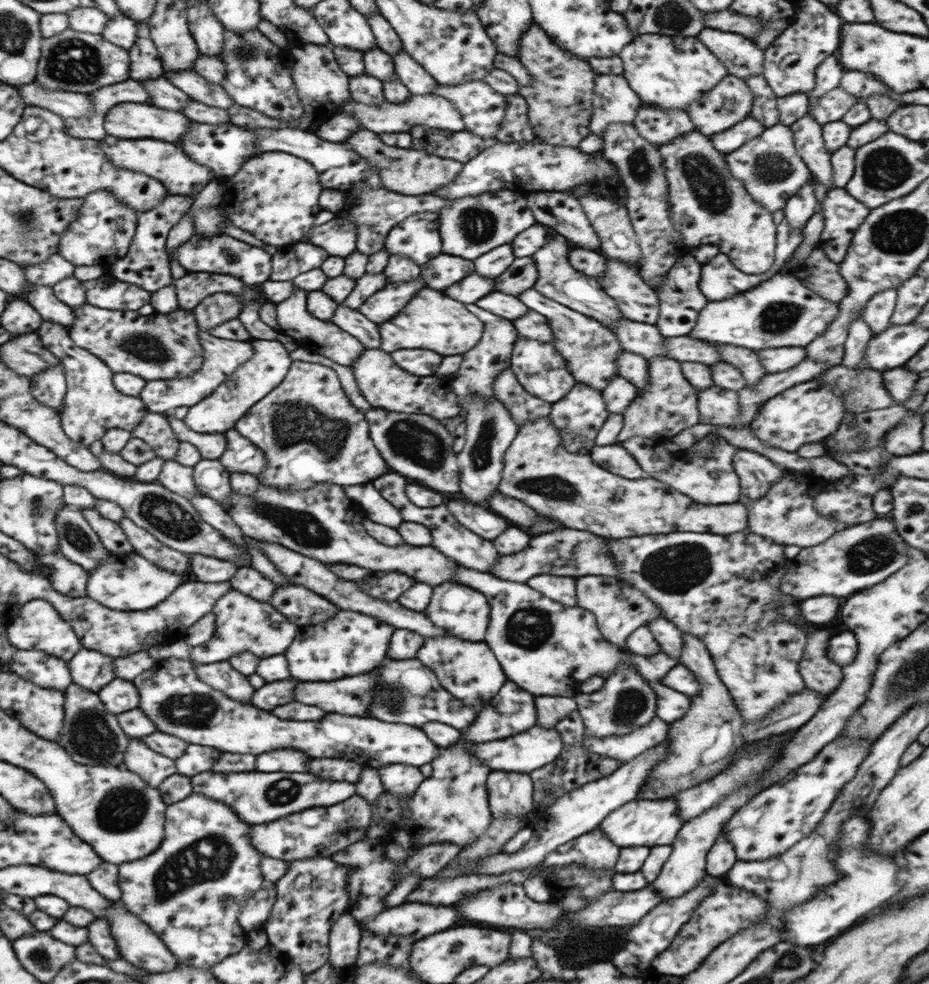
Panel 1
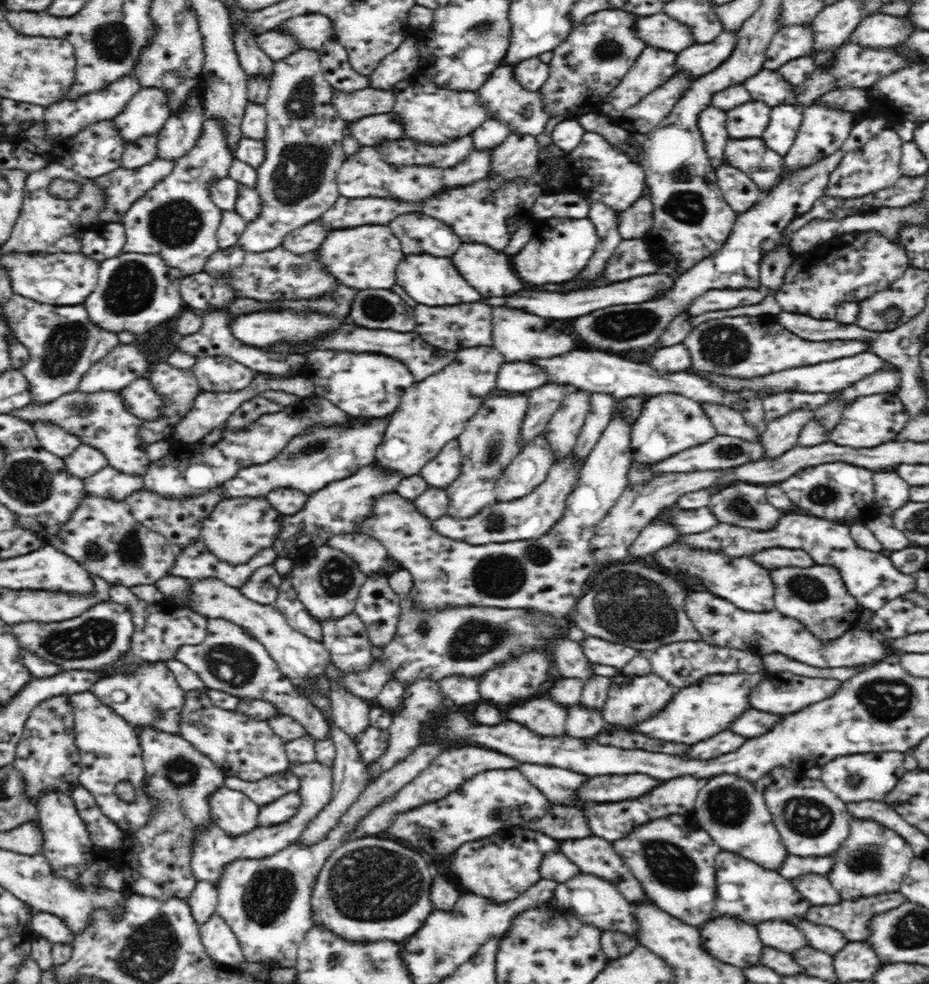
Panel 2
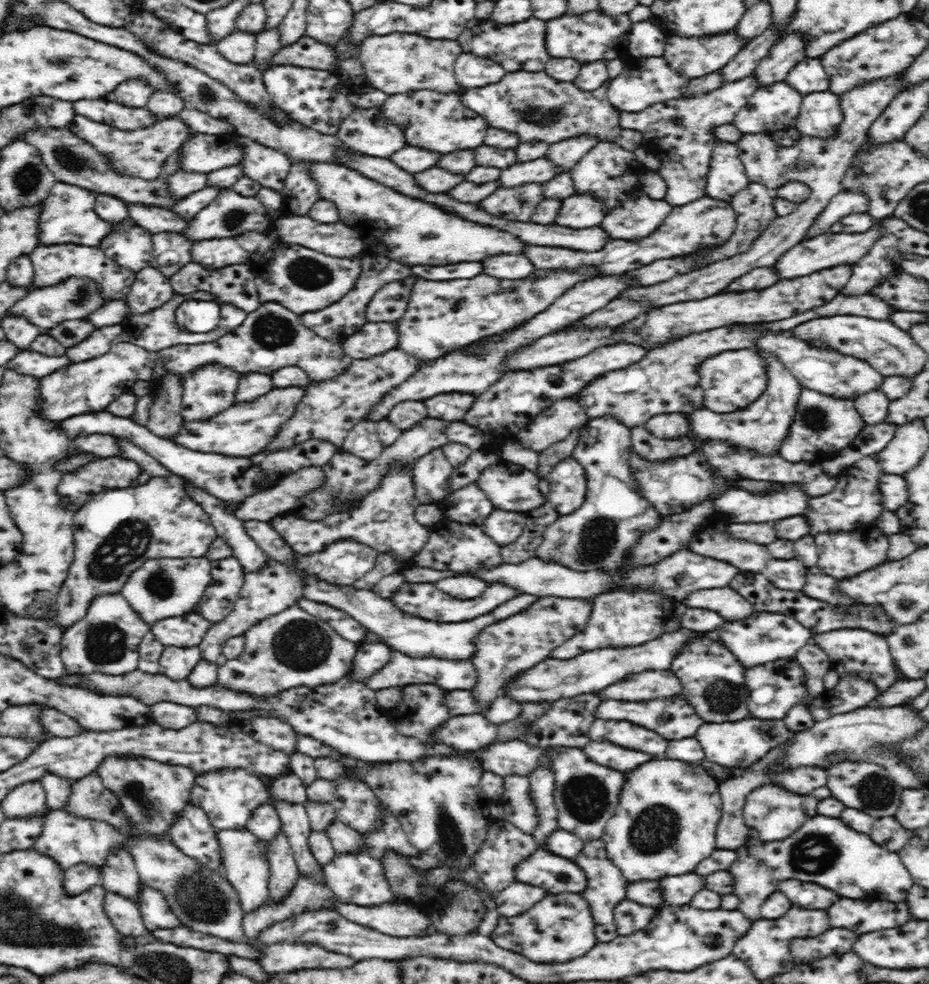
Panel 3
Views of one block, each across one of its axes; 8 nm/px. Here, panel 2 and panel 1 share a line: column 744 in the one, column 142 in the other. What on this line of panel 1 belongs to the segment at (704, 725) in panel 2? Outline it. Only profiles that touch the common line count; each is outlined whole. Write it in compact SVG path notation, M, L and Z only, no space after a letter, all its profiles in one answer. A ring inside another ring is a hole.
M158 659L154 668L139 675L133 683L140 693L139 709L151 717L158 732L180 737L189 745L212 746L220 752L262 754L276 748L296 748L308 752L312 758L342 758L354 760L362 766L382 768L386 764L430 764L442 750L426 738L421 728L396 722L390 724L376 718L326 714L322 720L308 722L280 720L268 711L244 706L207 682L200 681L195 665L189 660Z

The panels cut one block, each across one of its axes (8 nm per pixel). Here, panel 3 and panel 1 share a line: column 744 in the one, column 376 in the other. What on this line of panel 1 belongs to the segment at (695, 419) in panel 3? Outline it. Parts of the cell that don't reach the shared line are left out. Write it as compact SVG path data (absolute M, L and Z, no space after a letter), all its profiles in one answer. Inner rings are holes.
M370 408L365 412L369 435L390 471L448 497L459 496L460 467L453 451L454 439L443 422L427 414L406 414Z

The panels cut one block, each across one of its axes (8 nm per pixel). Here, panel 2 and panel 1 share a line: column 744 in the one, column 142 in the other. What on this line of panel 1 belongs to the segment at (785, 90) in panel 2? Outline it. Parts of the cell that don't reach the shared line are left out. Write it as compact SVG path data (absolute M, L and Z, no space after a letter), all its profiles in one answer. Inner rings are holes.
M165 76L157 79L143 80L140 82L147 89L151 104L157 108L173 112L182 112L186 103L192 99L186 92L182 92Z

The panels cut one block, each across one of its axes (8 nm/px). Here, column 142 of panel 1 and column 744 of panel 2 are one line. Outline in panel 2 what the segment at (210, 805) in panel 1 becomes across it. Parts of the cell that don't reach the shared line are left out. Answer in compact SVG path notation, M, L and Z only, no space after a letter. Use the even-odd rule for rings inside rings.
M722 851L716 856L717 893L713 914L710 919L719 915L733 915L742 917L754 927L762 920L781 920L790 923L794 916L806 916L810 904L794 892L790 886L791 879L784 878L778 871L766 871L759 864L744 859L740 855Z

